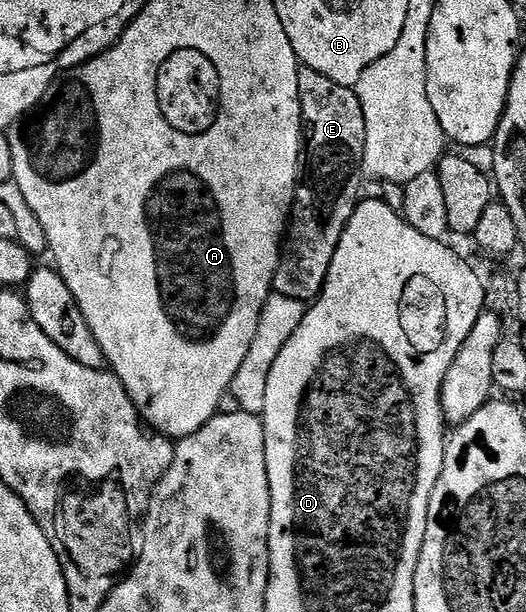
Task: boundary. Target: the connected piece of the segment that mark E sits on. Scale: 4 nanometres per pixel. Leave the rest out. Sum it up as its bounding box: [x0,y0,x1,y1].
[272,65,366,304]

